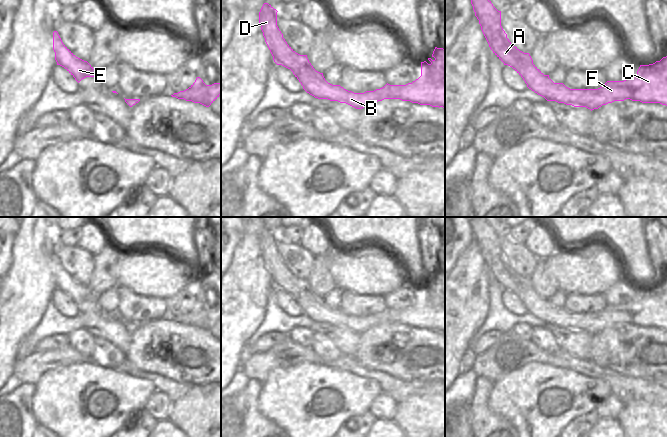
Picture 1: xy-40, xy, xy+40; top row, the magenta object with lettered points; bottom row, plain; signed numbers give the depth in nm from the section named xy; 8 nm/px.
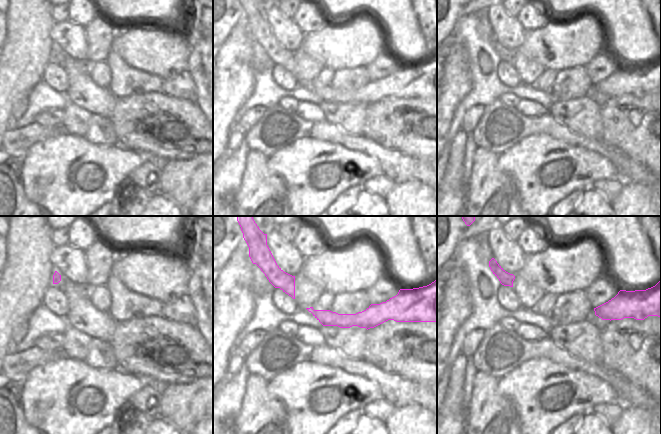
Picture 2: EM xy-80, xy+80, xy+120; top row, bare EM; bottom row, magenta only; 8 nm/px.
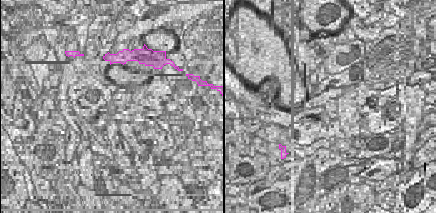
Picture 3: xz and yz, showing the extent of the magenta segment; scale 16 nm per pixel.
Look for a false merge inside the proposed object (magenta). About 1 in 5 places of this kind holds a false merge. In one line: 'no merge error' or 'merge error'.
no merge error

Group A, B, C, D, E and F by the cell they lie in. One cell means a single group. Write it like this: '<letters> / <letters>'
A B C D E F

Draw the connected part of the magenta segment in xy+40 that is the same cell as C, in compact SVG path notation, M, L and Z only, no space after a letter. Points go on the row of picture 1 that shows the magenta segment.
M471 0L475 16L493 53L512 67L527 87L544 97L591 111L614 101L640 101L667 106L667 56L649 65L640 65L637 74L624 81L607 81L598 89L570 89L563 83L554 83L534 64L529 53L511 44L501 26L501 11L489 0Z

